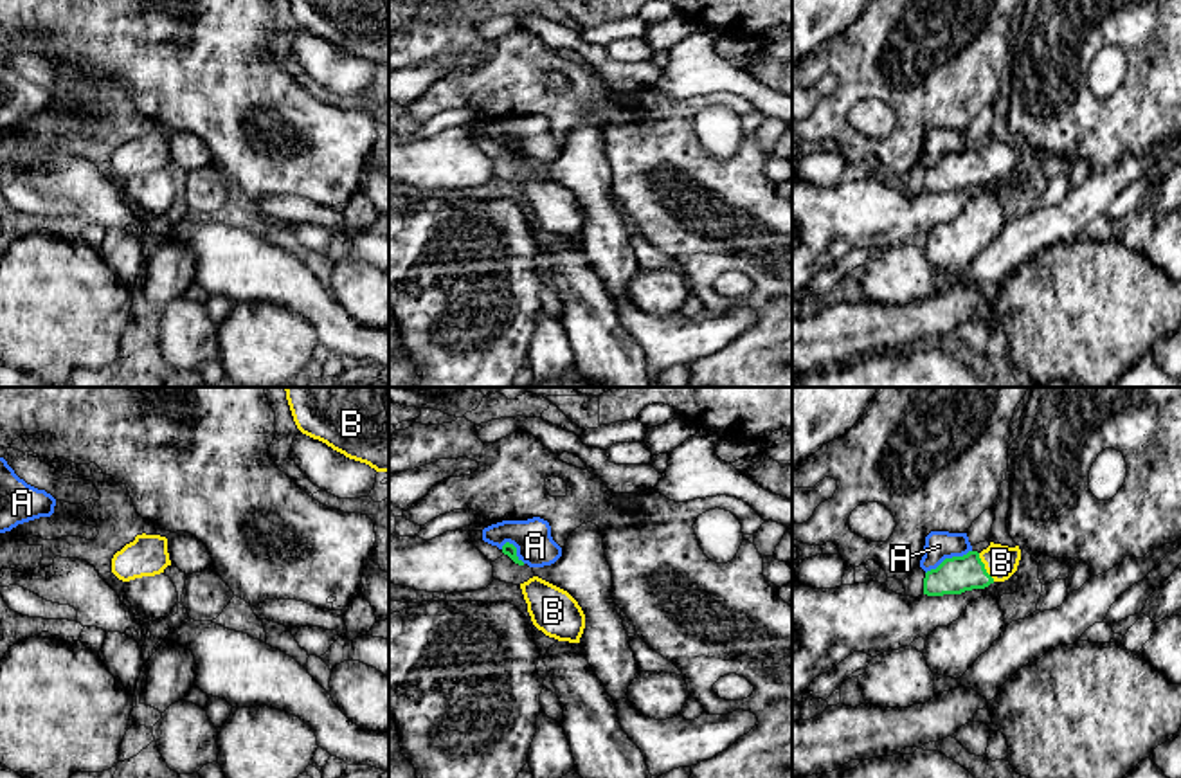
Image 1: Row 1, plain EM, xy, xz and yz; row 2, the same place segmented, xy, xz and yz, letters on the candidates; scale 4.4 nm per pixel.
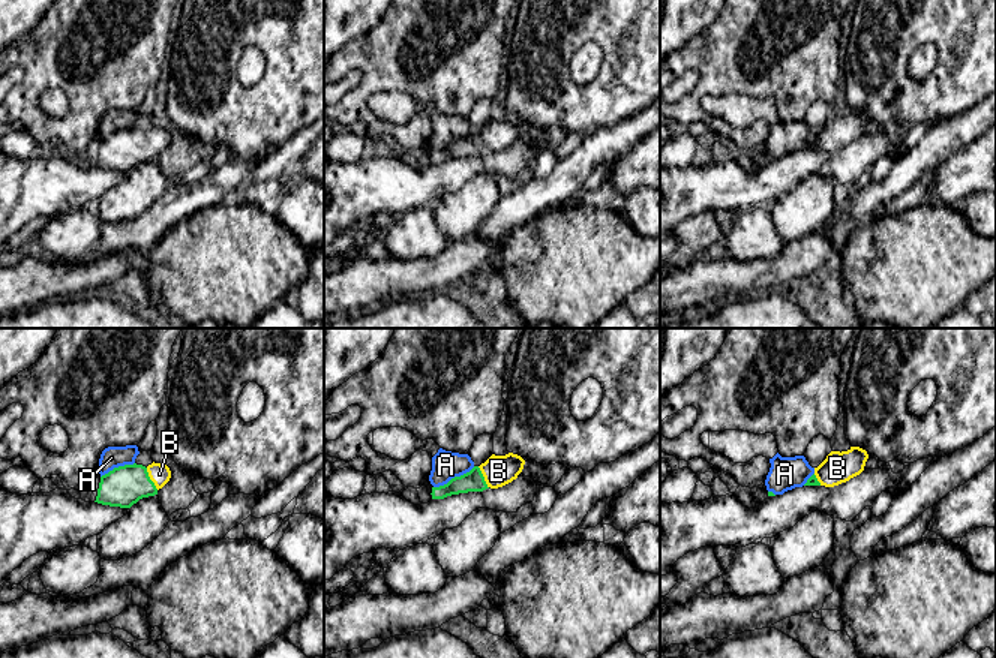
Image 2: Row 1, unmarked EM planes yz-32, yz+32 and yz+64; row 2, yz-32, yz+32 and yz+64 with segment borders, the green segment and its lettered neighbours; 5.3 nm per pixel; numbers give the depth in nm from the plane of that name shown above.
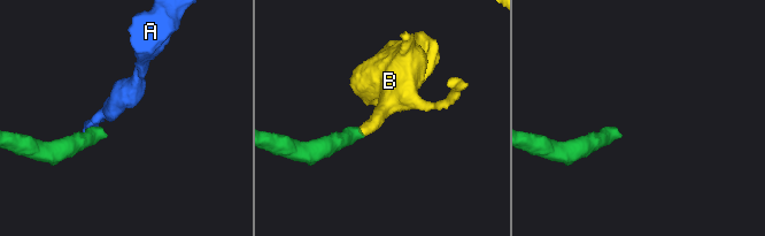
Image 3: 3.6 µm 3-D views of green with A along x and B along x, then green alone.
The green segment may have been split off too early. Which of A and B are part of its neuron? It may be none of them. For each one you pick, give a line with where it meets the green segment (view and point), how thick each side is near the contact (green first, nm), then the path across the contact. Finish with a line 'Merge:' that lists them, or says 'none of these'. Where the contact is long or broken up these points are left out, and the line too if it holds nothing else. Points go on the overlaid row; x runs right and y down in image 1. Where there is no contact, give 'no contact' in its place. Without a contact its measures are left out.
B: contact yz (983, 568); calibres 160 and 150 nm; way yz (956, 575), (983, 568), (1001, 562)
Merge: B

